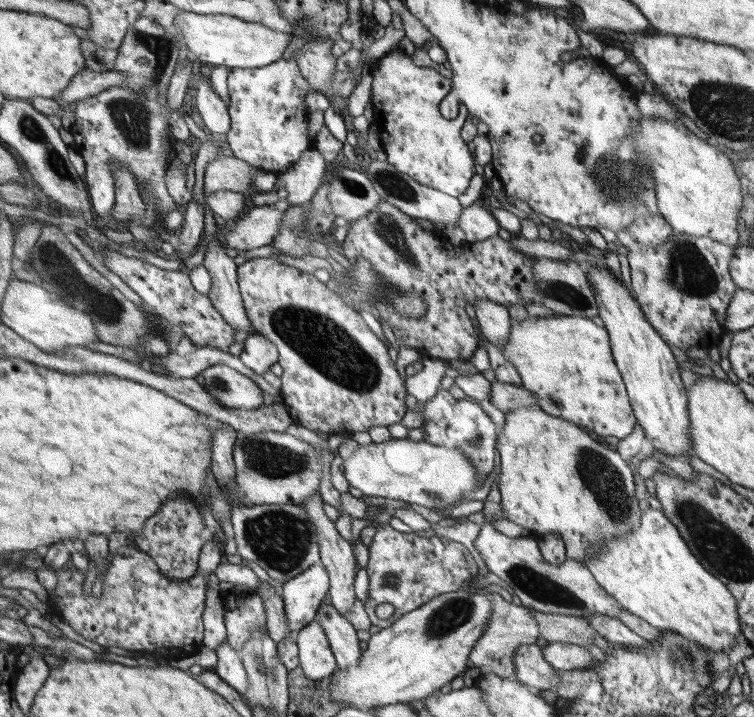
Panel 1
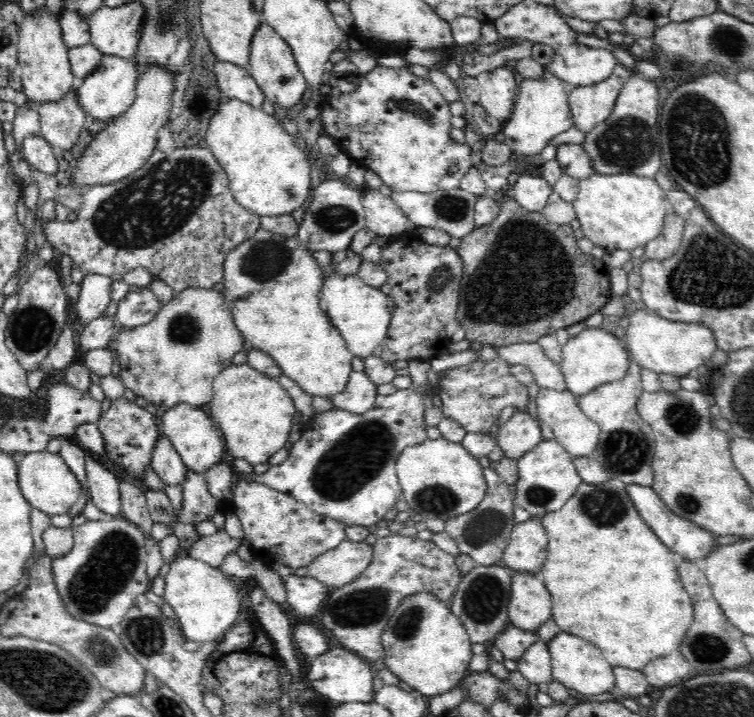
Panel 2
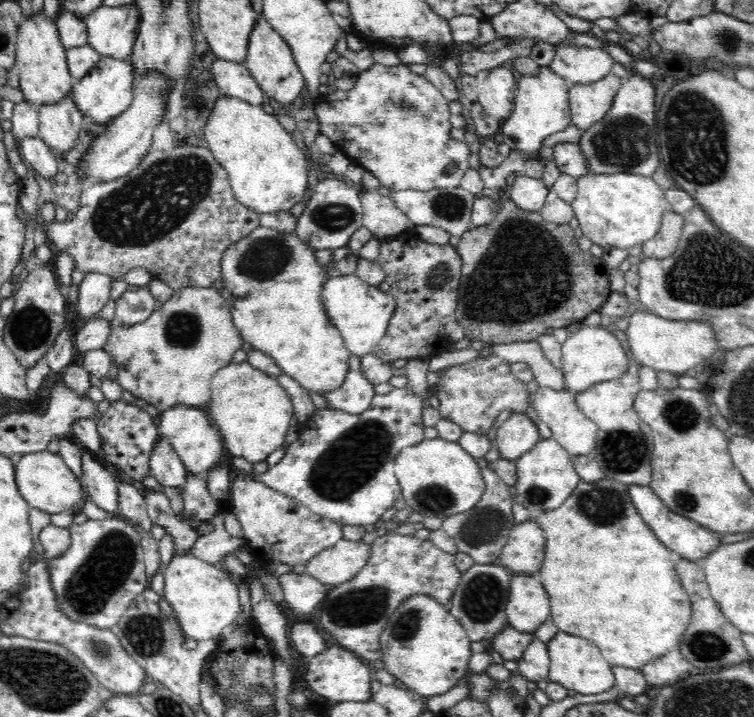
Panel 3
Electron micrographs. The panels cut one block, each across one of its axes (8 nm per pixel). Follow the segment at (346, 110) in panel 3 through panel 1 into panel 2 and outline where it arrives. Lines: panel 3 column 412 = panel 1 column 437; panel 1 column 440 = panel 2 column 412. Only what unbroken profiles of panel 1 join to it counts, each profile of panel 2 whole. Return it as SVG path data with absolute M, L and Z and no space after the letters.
M378 66L376 70L372 70L370 74L366 74L362 78L362 82L358 84L358 88L352 92L352 94L338 94L338 96L330 96L326 98L324 104L320 104L320 118L322 118L322 134L334 138L342 148L346 148L352 158L356 158L358 162L362 162L366 168L370 168L370 172L374 172L382 184L390 186L392 192L420 192L420 194L432 194L434 190L456 190L460 188L460 180L464 178L464 174L474 168L472 162L470 162L470 154L472 154L472 148L468 144L460 144L460 142L454 142L454 138L450 136L450 130L452 130L452 114L450 114L450 102L446 100L446 96L434 86L434 82L430 82L428 78L422 80L422 78L416 78L414 74L410 74L408 70L404 68L384 68L384 66Z

